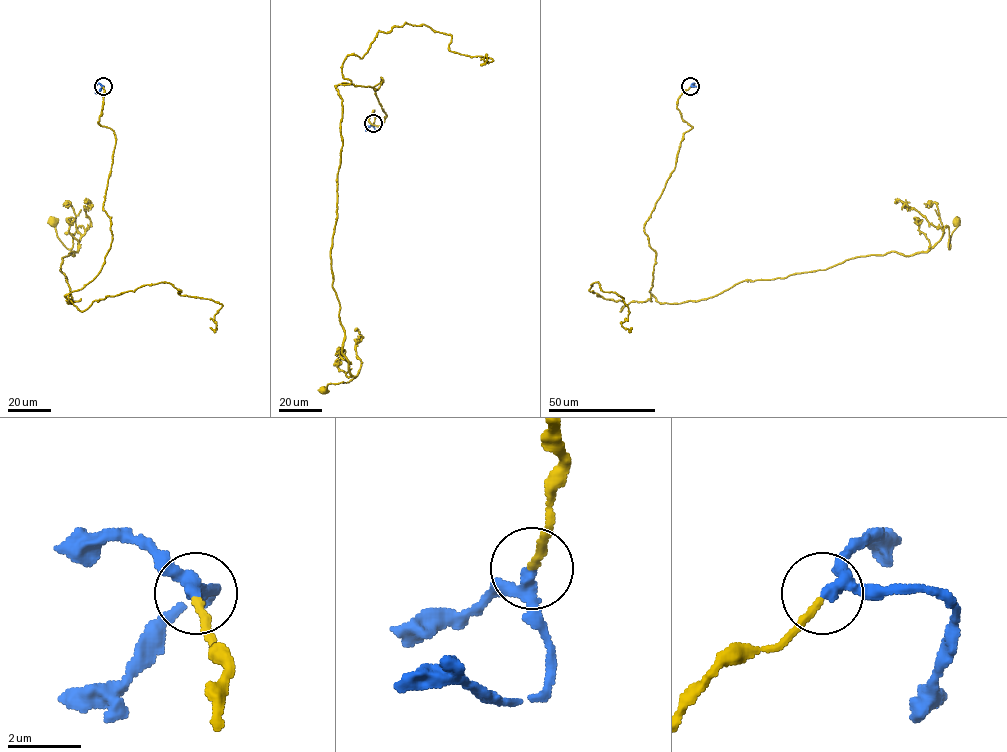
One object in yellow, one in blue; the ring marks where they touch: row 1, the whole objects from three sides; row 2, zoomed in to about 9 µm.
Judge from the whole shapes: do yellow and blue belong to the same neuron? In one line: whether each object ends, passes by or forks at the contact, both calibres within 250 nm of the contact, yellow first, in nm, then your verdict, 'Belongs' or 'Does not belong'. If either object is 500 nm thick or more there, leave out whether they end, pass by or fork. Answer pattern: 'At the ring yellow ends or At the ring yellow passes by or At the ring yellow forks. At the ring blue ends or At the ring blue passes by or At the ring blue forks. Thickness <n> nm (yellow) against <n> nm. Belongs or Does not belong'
At the ring yellow ends. At the ring blue passes by. Thickness 200 nm (yellow) against 280 nm. Belongs

